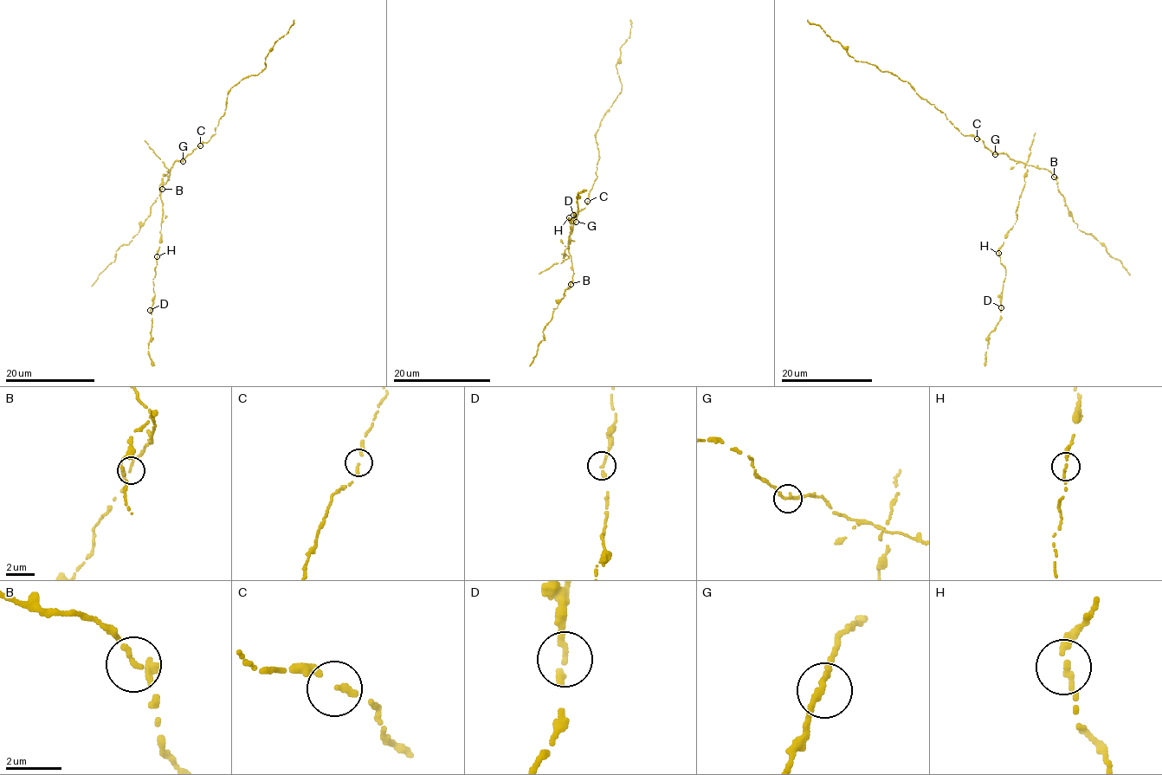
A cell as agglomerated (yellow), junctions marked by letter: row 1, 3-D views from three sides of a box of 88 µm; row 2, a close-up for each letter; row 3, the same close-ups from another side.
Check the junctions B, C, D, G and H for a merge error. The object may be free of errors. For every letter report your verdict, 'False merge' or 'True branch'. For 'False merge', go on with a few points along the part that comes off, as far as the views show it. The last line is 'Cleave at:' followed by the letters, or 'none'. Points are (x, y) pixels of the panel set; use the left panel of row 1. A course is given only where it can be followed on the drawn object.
B: True branch
C: True branch
D: True branch
G: True branch
H: True branch
Cleave at: none

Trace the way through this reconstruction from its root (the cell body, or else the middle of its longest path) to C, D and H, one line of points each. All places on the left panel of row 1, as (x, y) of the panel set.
C: (181, 161), (200, 145)
D: (181, 161), (175, 162), (158, 186), (163, 203), (162, 241), (157, 255), (151, 310)
H: (181, 161), (175, 162), (158, 186), (163, 203), (159, 231), (162, 241), (157, 256)

